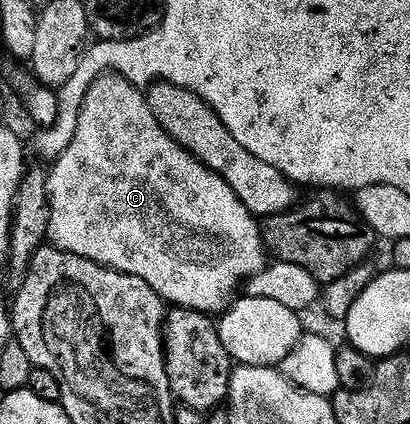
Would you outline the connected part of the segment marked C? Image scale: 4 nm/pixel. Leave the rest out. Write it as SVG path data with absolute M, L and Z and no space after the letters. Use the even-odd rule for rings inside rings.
M108 72L103 77L98 78L93 85L89 88L89 92L85 96L83 106L79 109L79 119L77 120L77 132L73 132L73 140L69 144L69 148L65 148L65 152L61 152L61 156L50 167L47 174L47 206L51 209L49 212L49 228L47 229L49 235L50 245L57 247L58 250L65 252L73 252L82 258L93 260L102 266L108 266L114 270L125 272L129 276L137 276L141 280L145 280L145 284L149 284L149 288L153 288L153 292L157 292L163 298L164 303L170 304L175 308L182 308L185 310L200 310L202 314L209 314L212 316L218 315L220 312L227 310L231 306L233 299L236 297L237 292L235 289L240 289L241 284L246 283L248 278L252 278L257 272L261 272L264 266L268 265L269 255L267 247L263 245L263 232L261 229L260 219L252 214L249 208L245 208L243 201L237 196L237 192L233 192L233 188L229 188L229 184L225 184L225 180L217 172L213 172L205 164L201 164L201 160L197 160L185 148L181 148L181 144L177 144L177 140L173 140L165 132L165 128L161 128L161 124L157 124L157 116L153 116L153 112L147 103L147 95L138 86L134 86L129 80L122 78L120 74Z

